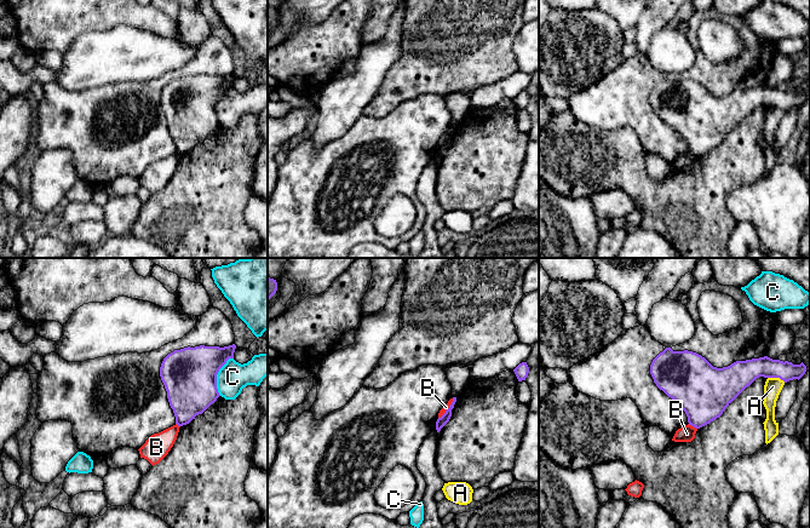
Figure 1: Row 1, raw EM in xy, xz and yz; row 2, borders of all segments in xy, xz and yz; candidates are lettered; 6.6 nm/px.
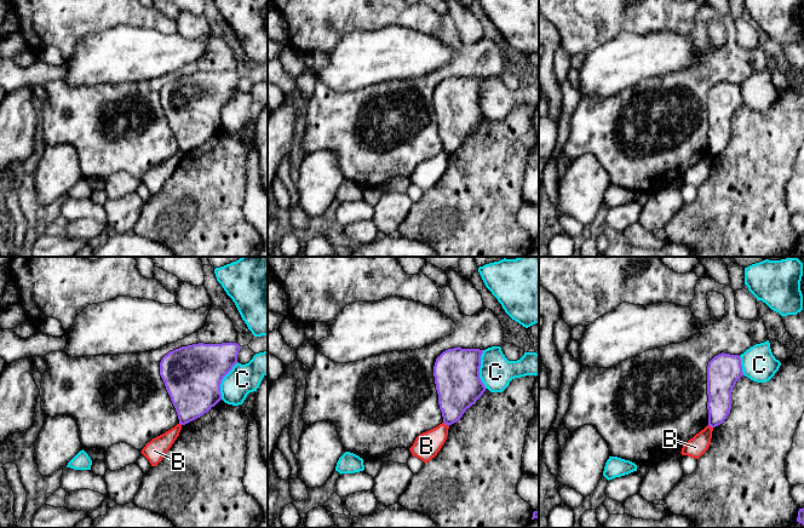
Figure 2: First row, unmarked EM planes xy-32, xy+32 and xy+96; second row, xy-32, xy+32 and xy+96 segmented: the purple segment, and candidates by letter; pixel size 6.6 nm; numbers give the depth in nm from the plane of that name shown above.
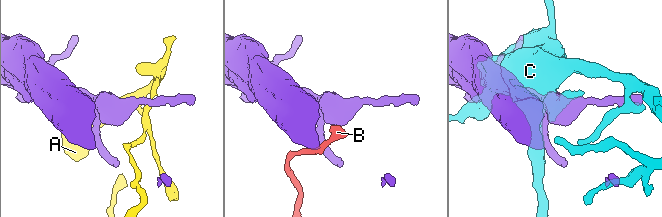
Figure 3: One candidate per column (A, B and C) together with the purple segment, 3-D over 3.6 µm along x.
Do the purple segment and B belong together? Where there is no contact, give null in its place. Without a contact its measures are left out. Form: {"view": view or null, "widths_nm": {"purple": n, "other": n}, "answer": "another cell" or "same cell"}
{"view": "xz", "widths_nm": {"purple": 70, "other": 40}, "answer": "another cell"}

